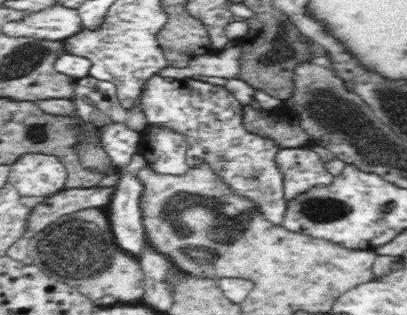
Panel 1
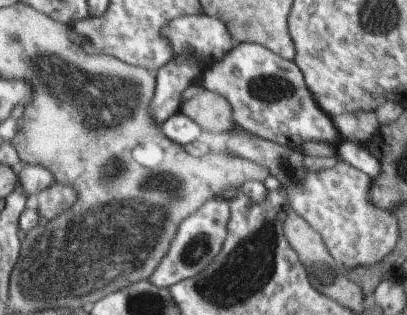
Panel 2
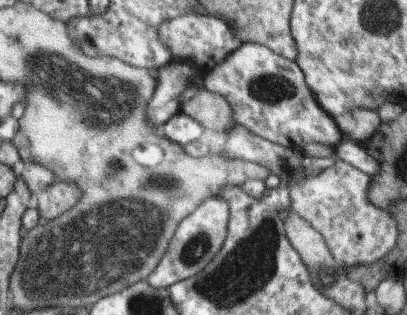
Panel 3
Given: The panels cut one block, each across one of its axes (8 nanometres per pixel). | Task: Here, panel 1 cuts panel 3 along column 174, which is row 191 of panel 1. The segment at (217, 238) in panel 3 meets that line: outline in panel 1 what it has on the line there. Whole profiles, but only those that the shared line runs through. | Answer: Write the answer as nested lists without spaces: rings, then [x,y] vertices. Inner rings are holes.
[[[152,76],[144,94],[138,100],[138,108],[146,114],[146,122],[172,128],[188,140],[188,164],[210,164],[212,170],[232,186],[240,196],[252,200],[260,214],[268,222],[282,226],[286,206],[284,172],[276,162],[276,156],[284,146],[264,138],[260,134],[250,134],[244,128],[244,104],[236,100],[236,92],[228,84],[200,84],[192,80],[166,82],[162,76]]]

